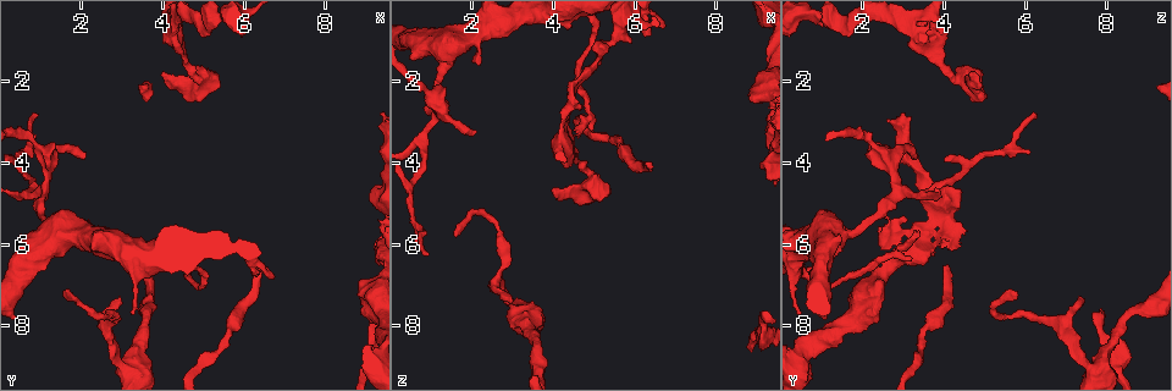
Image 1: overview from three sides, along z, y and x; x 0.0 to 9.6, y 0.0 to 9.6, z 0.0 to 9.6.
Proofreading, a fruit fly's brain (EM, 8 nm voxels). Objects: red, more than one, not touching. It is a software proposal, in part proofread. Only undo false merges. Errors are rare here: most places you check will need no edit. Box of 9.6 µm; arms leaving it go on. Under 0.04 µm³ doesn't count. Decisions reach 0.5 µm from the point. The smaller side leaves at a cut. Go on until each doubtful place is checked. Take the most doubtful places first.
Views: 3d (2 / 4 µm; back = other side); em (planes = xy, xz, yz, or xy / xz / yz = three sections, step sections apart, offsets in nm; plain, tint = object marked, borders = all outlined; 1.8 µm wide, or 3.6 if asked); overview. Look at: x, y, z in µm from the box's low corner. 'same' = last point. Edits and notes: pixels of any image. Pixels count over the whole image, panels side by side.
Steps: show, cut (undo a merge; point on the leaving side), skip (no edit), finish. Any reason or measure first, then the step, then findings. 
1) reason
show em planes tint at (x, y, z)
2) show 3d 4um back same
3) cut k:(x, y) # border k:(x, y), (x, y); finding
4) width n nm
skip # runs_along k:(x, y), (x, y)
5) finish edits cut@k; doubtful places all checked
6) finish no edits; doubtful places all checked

narrows sharply
show em planes tint at (1.05, 4.80, 2.85)

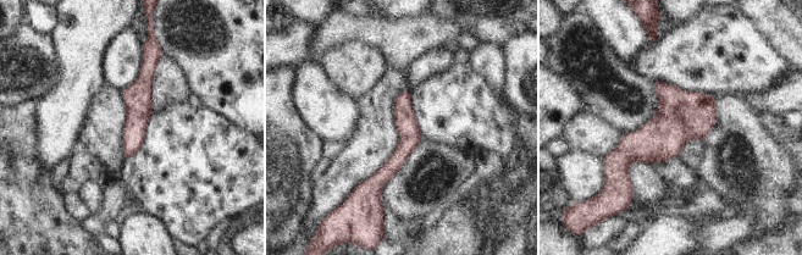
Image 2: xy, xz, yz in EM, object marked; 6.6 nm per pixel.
width 150 nm
skip # runs_along 2:(405, 92), (404, 149), (376, 197); all the same cell

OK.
three arms meet
show em xz step 8 tint at (4.25, 0.75, 3.15)

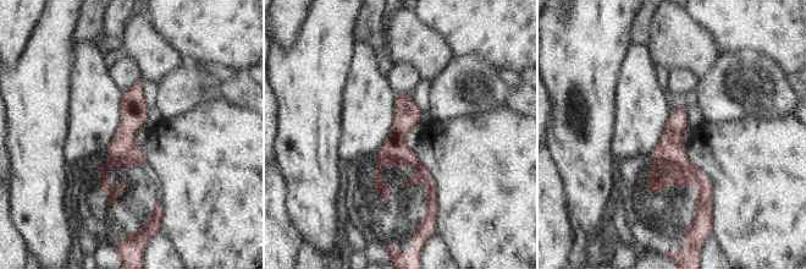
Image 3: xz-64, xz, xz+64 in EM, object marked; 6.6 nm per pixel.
another direction
show em planes tint same

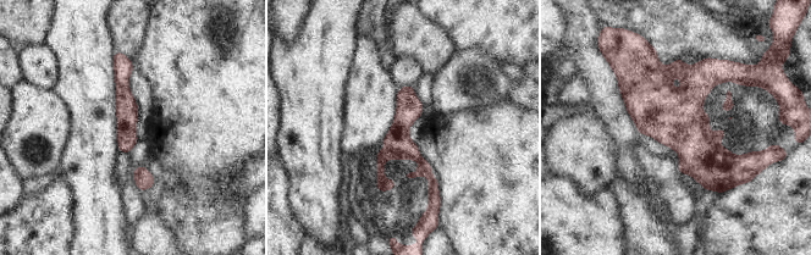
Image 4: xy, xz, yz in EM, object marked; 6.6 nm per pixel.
width 140 nm
skip # runs_along 4:(409, 88), (403, 143), (432, 179), (431, 194); all the same cell

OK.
a narrow waist
show em planes tint at (4.95, 1.95, 4.55)

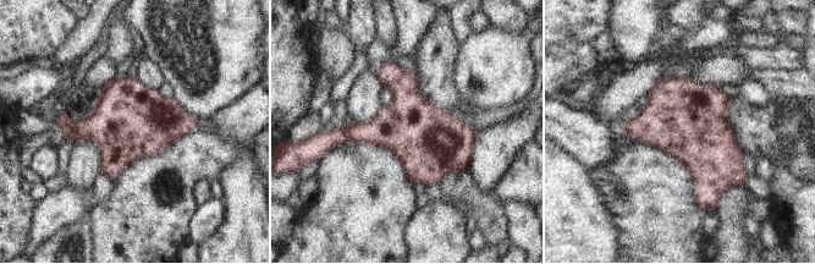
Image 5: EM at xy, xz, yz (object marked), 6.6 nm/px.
skip # one cell here

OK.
looks like a crossing
show 3d 4um at (1.40, 5.70, 1.45)

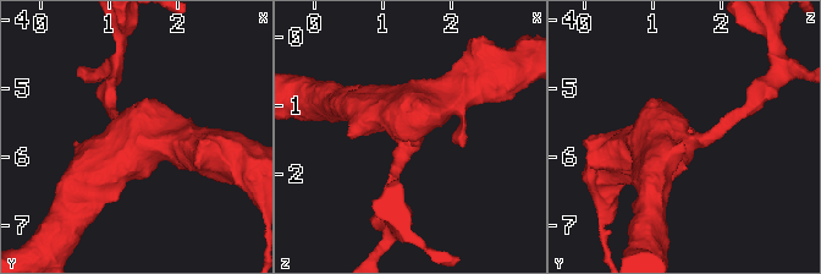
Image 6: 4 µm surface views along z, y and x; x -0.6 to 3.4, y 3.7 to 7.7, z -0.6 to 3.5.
shape alone is not enough
show em 3.6um xz step 8 tint at (1.45, 5.75, 1.45)

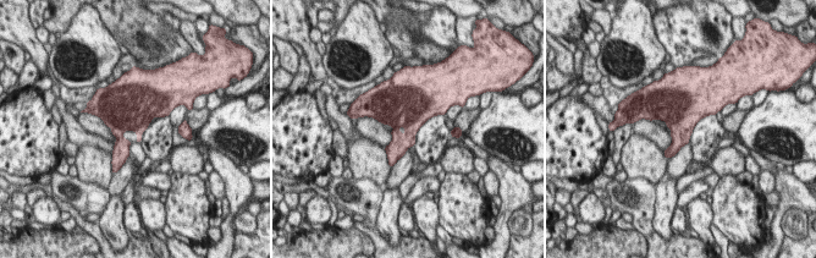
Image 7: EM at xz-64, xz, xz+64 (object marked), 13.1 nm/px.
skip # continuous, no second cell

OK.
finish no edits; doubtful places all checked

